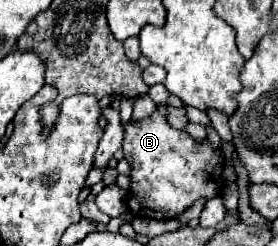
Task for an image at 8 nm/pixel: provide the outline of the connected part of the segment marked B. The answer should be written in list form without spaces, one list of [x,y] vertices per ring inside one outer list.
[[[161,106],[145,120],[127,126],[123,152],[131,164],[131,190],[127,206],[135,216],[165,220],[177,218],[195,200],[211,200],[223,190],[225,158],[219,148],[213,148],[209,138],[197,142],[185,130],[171,128],[161,118]]]

